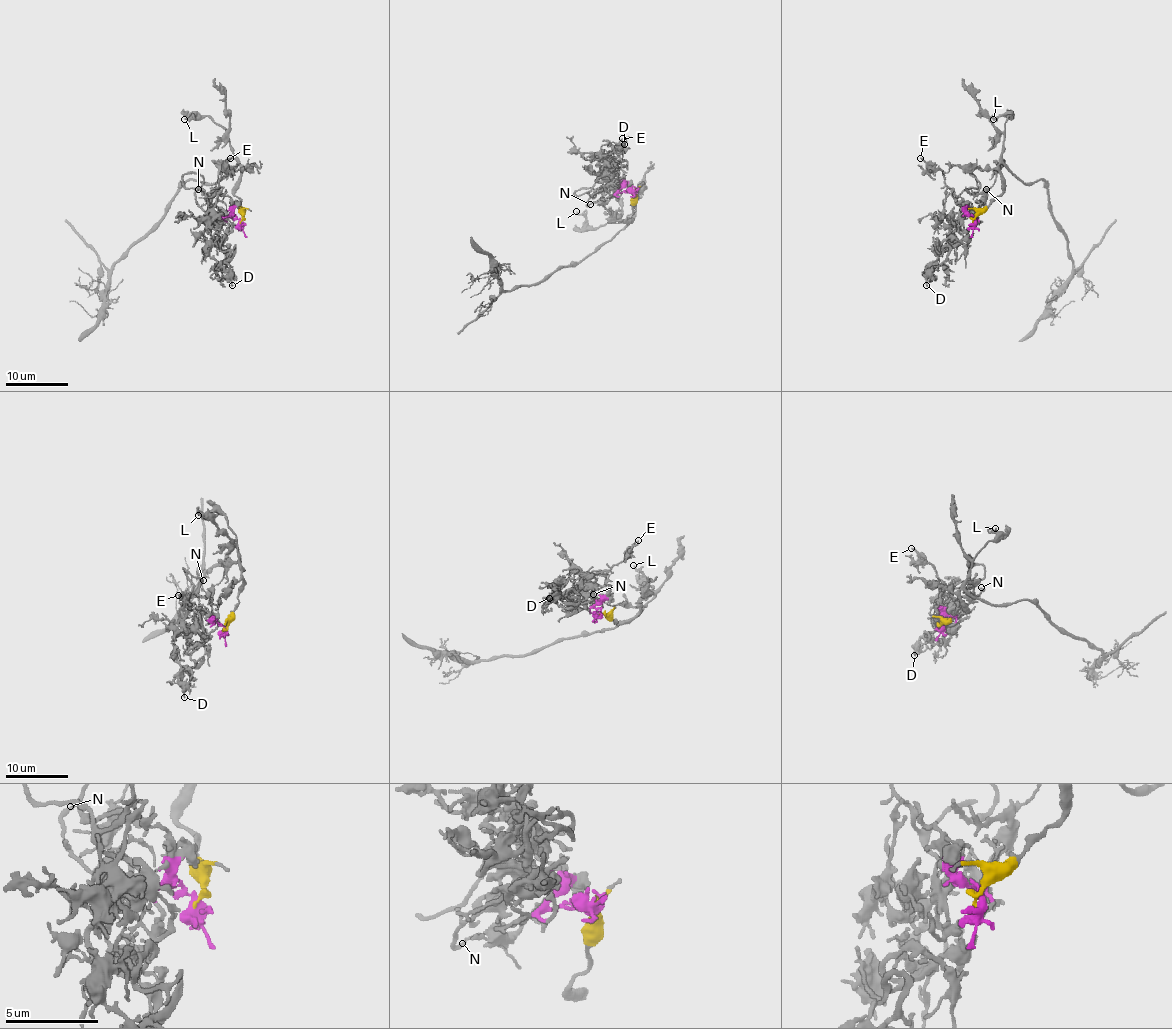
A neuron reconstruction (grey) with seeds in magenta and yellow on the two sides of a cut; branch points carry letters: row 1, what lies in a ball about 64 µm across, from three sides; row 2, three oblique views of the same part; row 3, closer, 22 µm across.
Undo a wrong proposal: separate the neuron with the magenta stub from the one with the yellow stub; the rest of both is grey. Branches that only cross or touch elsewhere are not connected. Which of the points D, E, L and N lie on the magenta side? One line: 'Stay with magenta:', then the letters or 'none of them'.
Stay with magenta: D, E, N

